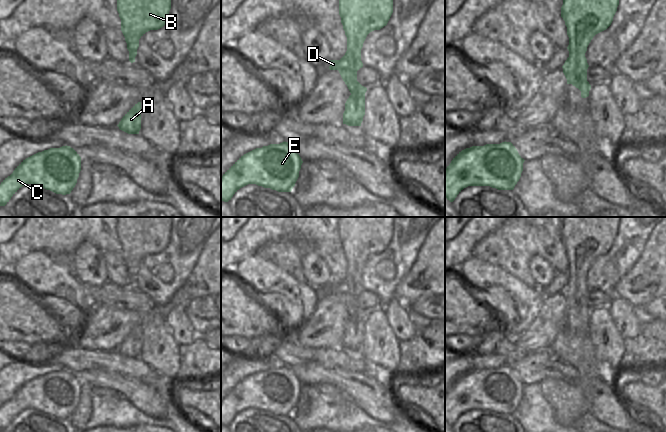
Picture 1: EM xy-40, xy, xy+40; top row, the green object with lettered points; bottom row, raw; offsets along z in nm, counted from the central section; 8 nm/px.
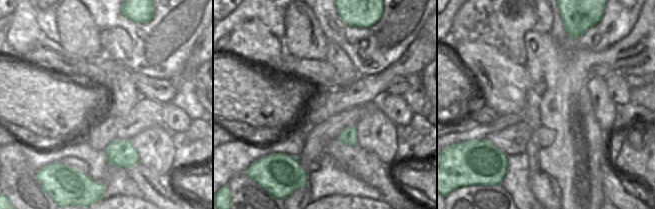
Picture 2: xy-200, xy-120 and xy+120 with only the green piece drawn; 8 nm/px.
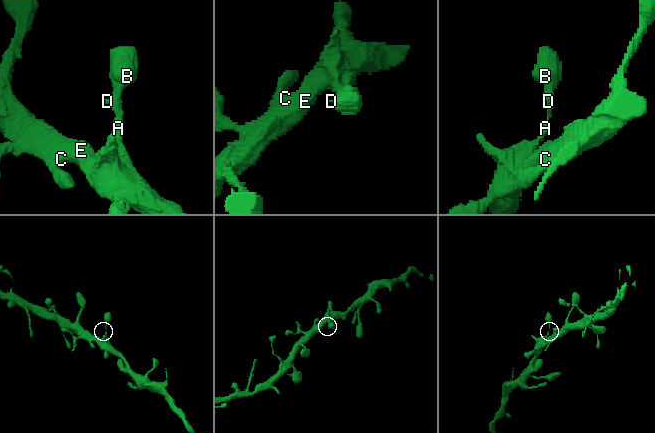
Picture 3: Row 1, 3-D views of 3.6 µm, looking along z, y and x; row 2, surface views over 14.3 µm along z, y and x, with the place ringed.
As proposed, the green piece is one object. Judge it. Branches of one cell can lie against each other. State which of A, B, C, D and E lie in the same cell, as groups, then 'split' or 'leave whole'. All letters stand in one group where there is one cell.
A B C D E | leave whole

